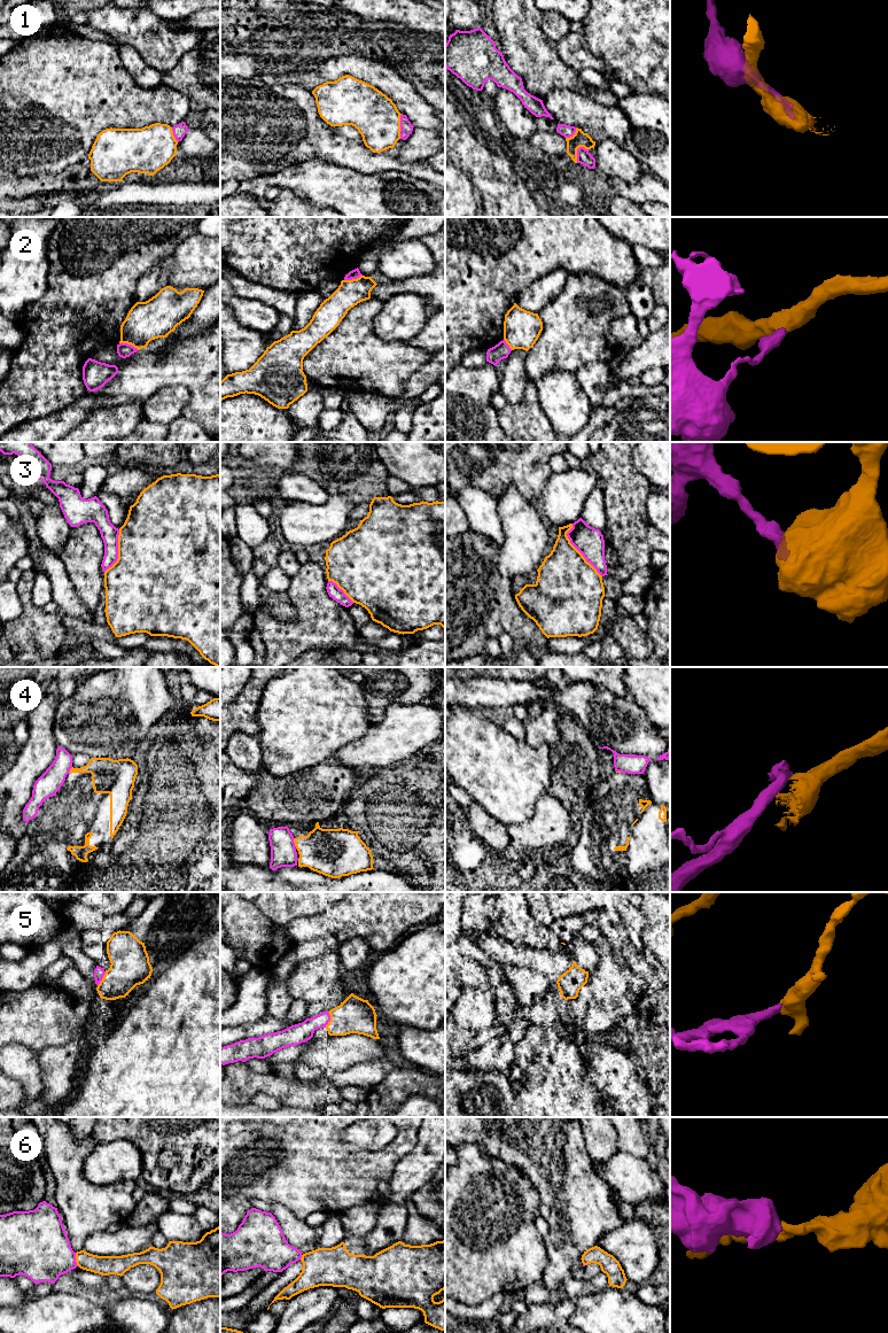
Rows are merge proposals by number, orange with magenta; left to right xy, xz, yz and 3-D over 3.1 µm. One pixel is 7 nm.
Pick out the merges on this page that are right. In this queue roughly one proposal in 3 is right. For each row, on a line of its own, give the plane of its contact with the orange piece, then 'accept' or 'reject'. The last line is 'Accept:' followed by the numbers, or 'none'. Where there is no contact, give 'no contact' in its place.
1: yz | reject
2: xy | reject
3: yz | reject
4: xz | reject
5: xz | accept
6: xy | reject
Accept: 5

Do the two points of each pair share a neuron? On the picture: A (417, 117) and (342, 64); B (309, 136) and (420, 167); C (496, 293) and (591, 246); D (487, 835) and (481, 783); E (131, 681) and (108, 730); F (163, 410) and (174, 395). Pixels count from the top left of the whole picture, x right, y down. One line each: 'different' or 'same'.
A: same
B: same
C: same
D: different
E: same
F: same

